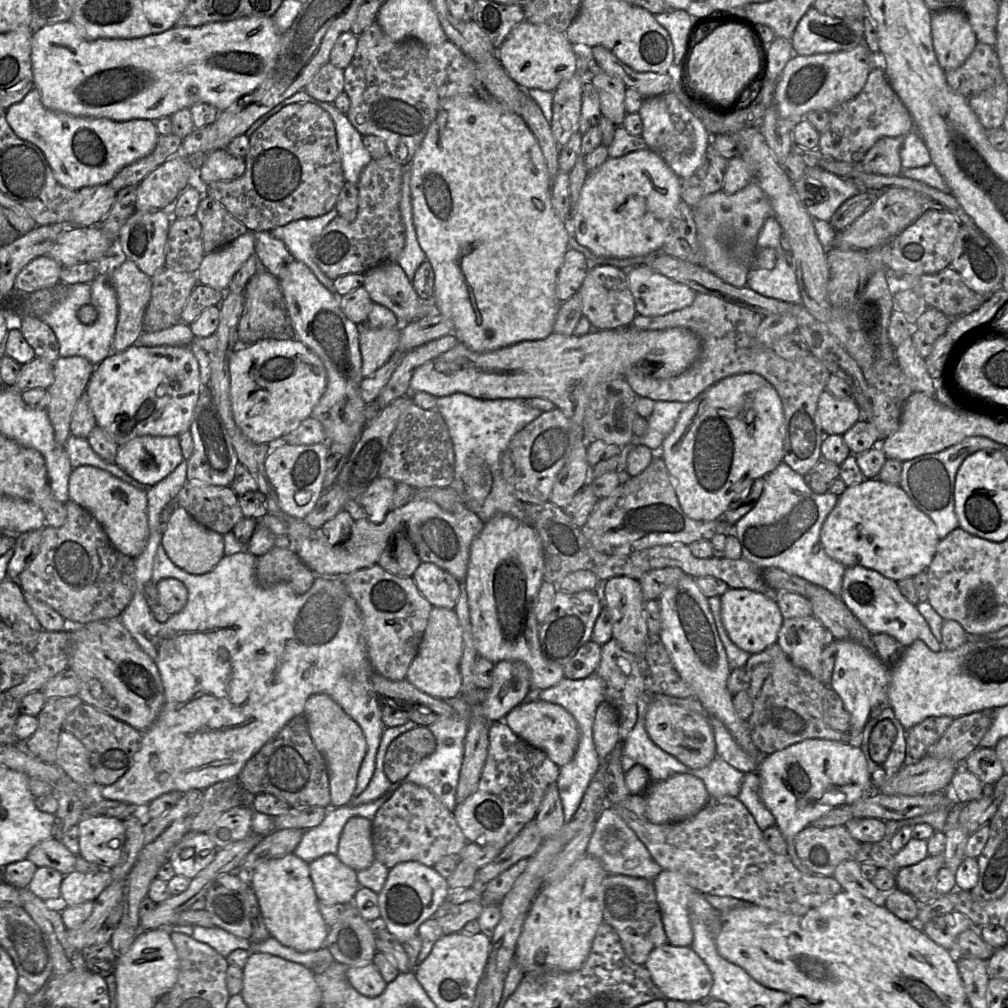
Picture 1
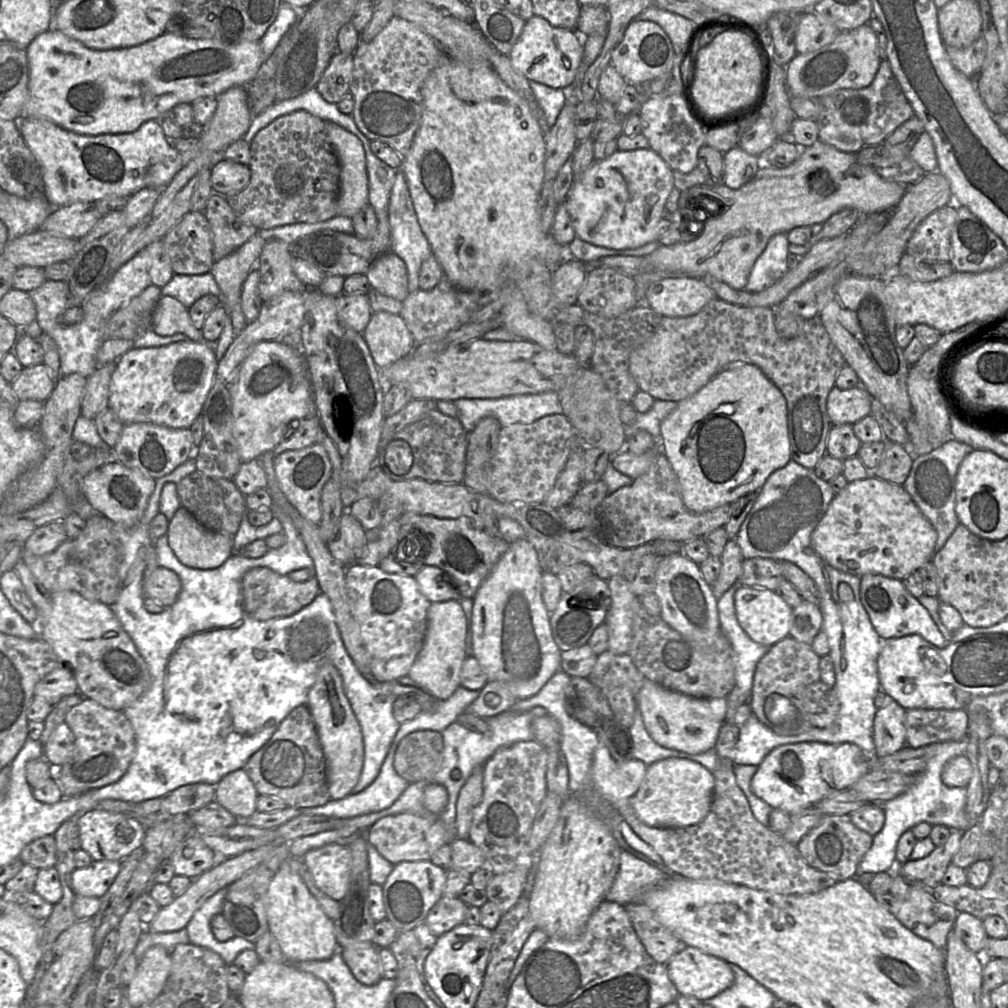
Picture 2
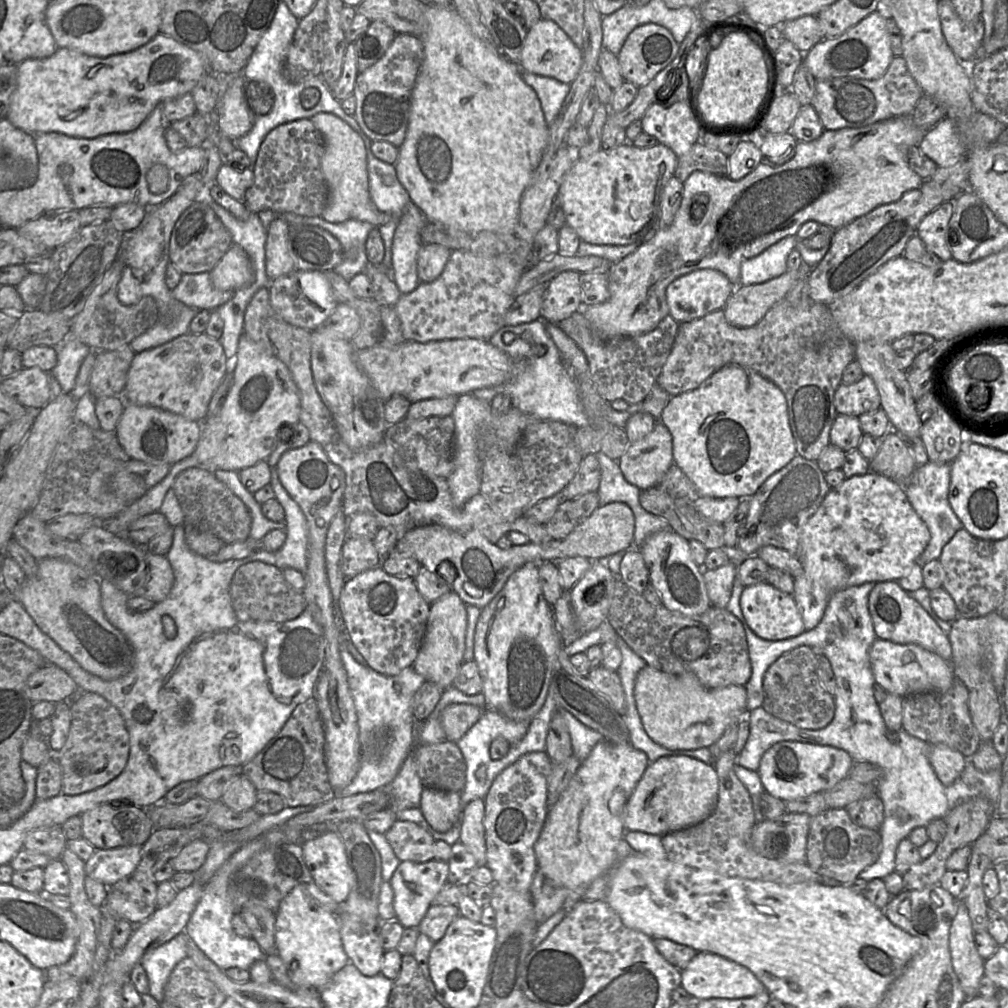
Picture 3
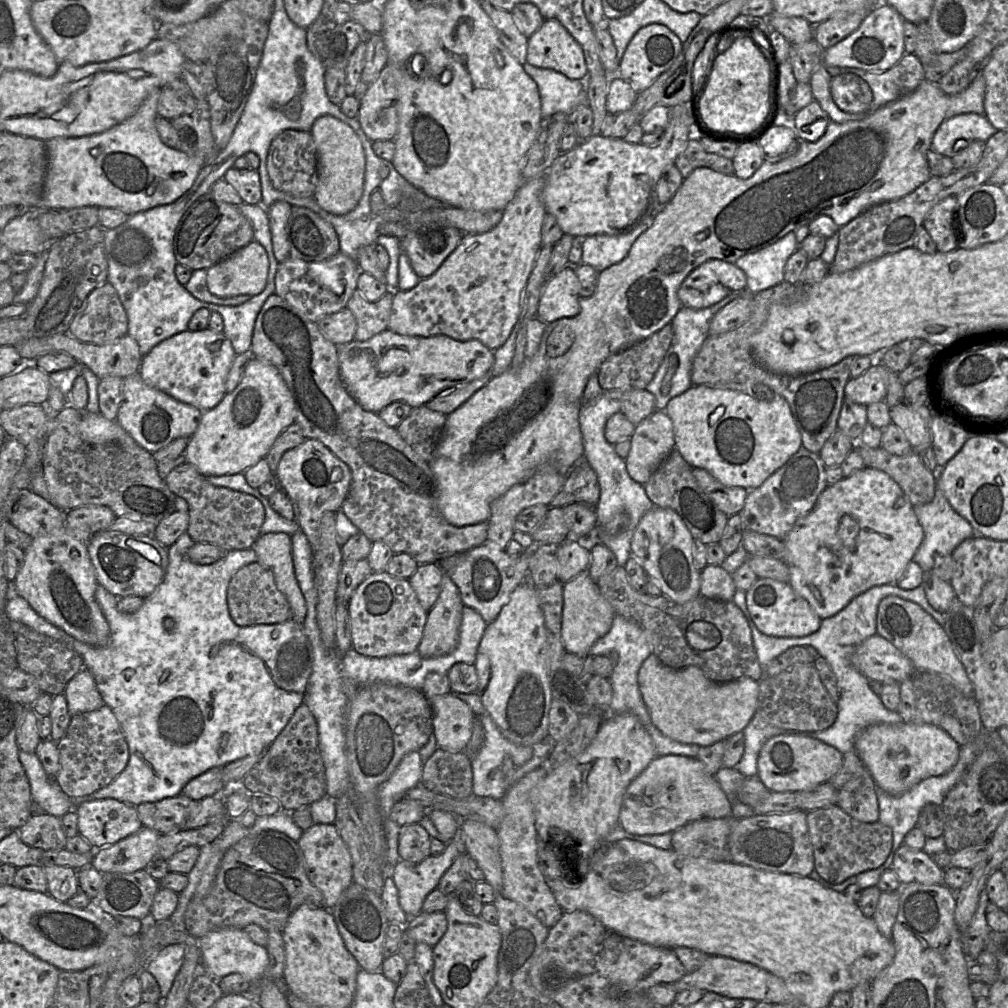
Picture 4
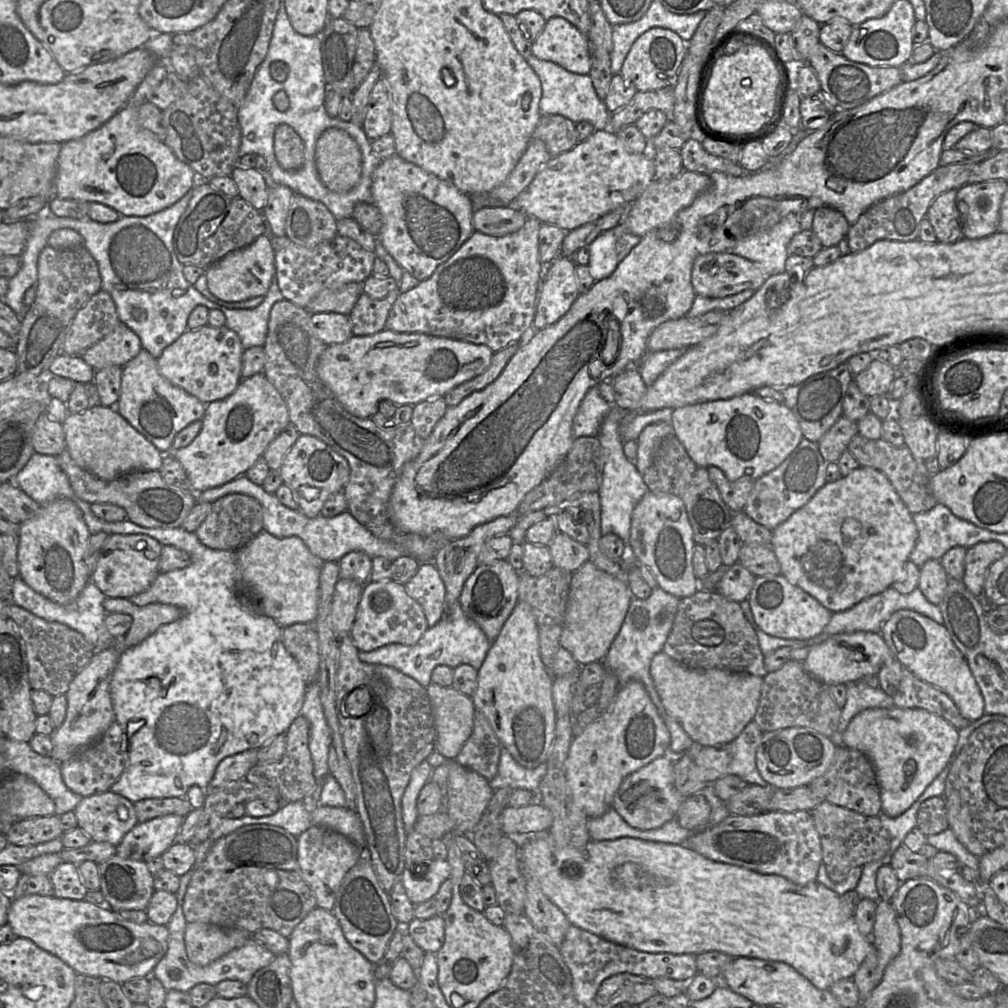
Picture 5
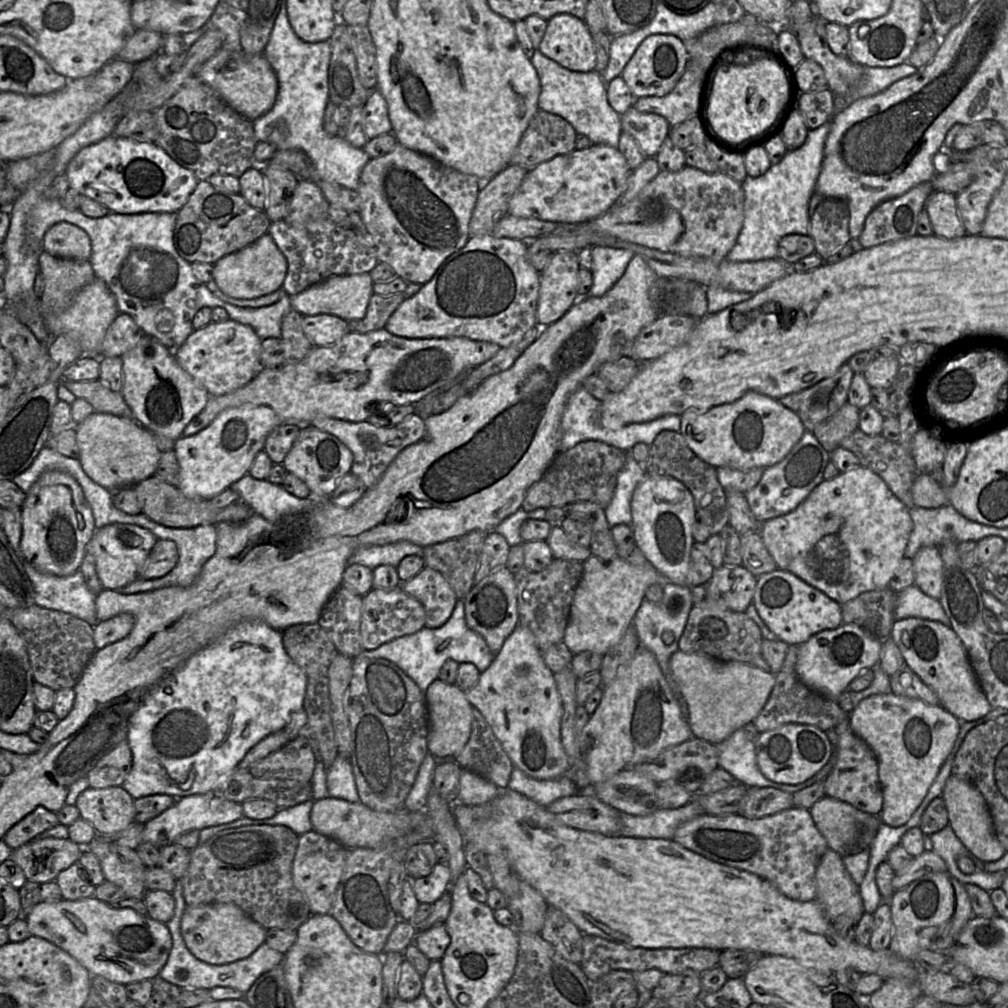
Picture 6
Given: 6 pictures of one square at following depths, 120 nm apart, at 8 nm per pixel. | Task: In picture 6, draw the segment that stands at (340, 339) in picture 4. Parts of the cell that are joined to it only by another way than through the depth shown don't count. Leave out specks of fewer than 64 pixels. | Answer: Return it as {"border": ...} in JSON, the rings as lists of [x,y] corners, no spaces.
{"border":[[[326,313],[303,316],[302,328],[313,347],[331,346],[350,332],[347,320]]]}

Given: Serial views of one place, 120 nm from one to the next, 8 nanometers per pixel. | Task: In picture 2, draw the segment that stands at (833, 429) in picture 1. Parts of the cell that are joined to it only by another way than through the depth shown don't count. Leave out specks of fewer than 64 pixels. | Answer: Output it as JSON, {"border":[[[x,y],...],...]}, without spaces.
{"border":[[[862,385],[847,390],[834,386],[826,401],[827,414],[831,424],[855,424],[871,414],[871,402],[871,395]]]}

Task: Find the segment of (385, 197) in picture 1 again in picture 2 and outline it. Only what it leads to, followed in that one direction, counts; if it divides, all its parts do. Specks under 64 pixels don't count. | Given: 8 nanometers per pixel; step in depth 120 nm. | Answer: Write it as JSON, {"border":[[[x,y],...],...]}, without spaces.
{"border":[[[389,217],[377,220],[375,234],[368,239],[361,239],[355,234],[346,234],[334,230],[324,230],[311,233],[299,239],[293,246],[294,256],[303,259],[316,267],[326,276],[347,277],[354,274],[365,274],[369,266],[380,255],[390,251],[391,228]]]}

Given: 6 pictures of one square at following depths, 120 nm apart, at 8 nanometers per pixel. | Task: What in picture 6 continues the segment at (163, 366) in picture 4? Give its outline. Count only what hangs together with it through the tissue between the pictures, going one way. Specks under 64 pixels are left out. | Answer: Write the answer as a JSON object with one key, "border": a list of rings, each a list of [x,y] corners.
{"border":[[[228,318],[194,330],[178,348],[175,358],[210,396],[221,396],[246,386],[263,368],[260,362],[261,342],[262,339],[250,326]]]}

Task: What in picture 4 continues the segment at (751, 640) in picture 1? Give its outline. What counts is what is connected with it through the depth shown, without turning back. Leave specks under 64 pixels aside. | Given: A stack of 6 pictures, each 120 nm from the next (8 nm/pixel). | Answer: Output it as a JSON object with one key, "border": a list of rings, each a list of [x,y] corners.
{"border":[[[758,578],[745,592],[746,605],[757,629],[768,636],[805,637],[816,632],[821,619],[809,603],[791,588],[786,582],[771,578]]]}

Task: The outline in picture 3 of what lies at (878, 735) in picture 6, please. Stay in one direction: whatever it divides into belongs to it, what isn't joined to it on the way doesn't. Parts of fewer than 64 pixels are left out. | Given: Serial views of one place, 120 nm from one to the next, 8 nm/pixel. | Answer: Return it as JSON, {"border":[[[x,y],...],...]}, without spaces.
{"border":[[[945,744],[932,745],[930,764],[940,782],[952,785],[964,770],[966,757]]]}

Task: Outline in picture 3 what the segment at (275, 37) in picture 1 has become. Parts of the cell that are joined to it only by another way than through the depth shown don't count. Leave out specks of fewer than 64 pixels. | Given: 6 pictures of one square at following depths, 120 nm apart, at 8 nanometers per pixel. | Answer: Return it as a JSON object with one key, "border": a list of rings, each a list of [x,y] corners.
{"border":[[[161,33],[142,47],[122,54],[100,58],[73,49],[58,48],[48,58],[26,59],[17,67],[17,86],[10,98],[6,118],[16,128],[32,135],[57,132],[84,139],[136,130],[156,106],[191,93],[198,81],[209,72],[198,52]]]}

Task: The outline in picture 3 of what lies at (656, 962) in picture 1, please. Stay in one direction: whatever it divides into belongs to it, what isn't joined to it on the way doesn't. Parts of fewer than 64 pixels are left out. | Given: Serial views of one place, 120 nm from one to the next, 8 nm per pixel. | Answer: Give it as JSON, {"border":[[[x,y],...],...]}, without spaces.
{"border":[[[697,953],[681,971],[681,986],[698,1000],[738,999],[755,996],[765,991],[761,981],[746,967],[712,953]]]}

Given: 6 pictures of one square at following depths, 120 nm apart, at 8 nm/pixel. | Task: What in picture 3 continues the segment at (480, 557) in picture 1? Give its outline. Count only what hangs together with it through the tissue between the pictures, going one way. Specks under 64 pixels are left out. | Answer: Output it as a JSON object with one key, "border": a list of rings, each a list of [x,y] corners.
{"border":[[[528,562],[509,576],[501,591],[481,609],[474,636],[474,660],[482,678],[486,708],[516,721],[530,722],[542,708],[556,654],[563,646],[555,626],[553,606],[542,593],[538,567],[539,564]]]}

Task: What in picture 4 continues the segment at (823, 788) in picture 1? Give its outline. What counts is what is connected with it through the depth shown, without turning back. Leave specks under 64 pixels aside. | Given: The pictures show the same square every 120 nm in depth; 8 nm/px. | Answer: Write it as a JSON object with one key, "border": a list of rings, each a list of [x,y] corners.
{"border":[[[787,732],[769,739],[758,757],[757,776],[771,792],[807,791],[828,782],[841,768],[843,754],[808,734]]]}

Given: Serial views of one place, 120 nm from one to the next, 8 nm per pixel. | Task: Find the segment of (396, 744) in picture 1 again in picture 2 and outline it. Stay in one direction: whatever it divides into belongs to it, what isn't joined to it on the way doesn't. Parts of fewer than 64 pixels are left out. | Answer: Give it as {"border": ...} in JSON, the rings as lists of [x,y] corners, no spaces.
{"border":[[[432,730],[415,731],[399,743],[393,766],[409,783],[431,779],[442,765],[443,737]]]}

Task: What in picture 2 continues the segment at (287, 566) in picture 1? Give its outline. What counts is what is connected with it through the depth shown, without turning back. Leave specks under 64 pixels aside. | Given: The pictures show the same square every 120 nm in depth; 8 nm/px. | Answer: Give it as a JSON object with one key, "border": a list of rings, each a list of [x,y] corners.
{"border":[[[256,567],[241,578],[241,607],[244,613],[257,620],[291,616],[307,605],[320,593],[316,577],[295,582],[288,576],[278,574],[266,567]]]}

